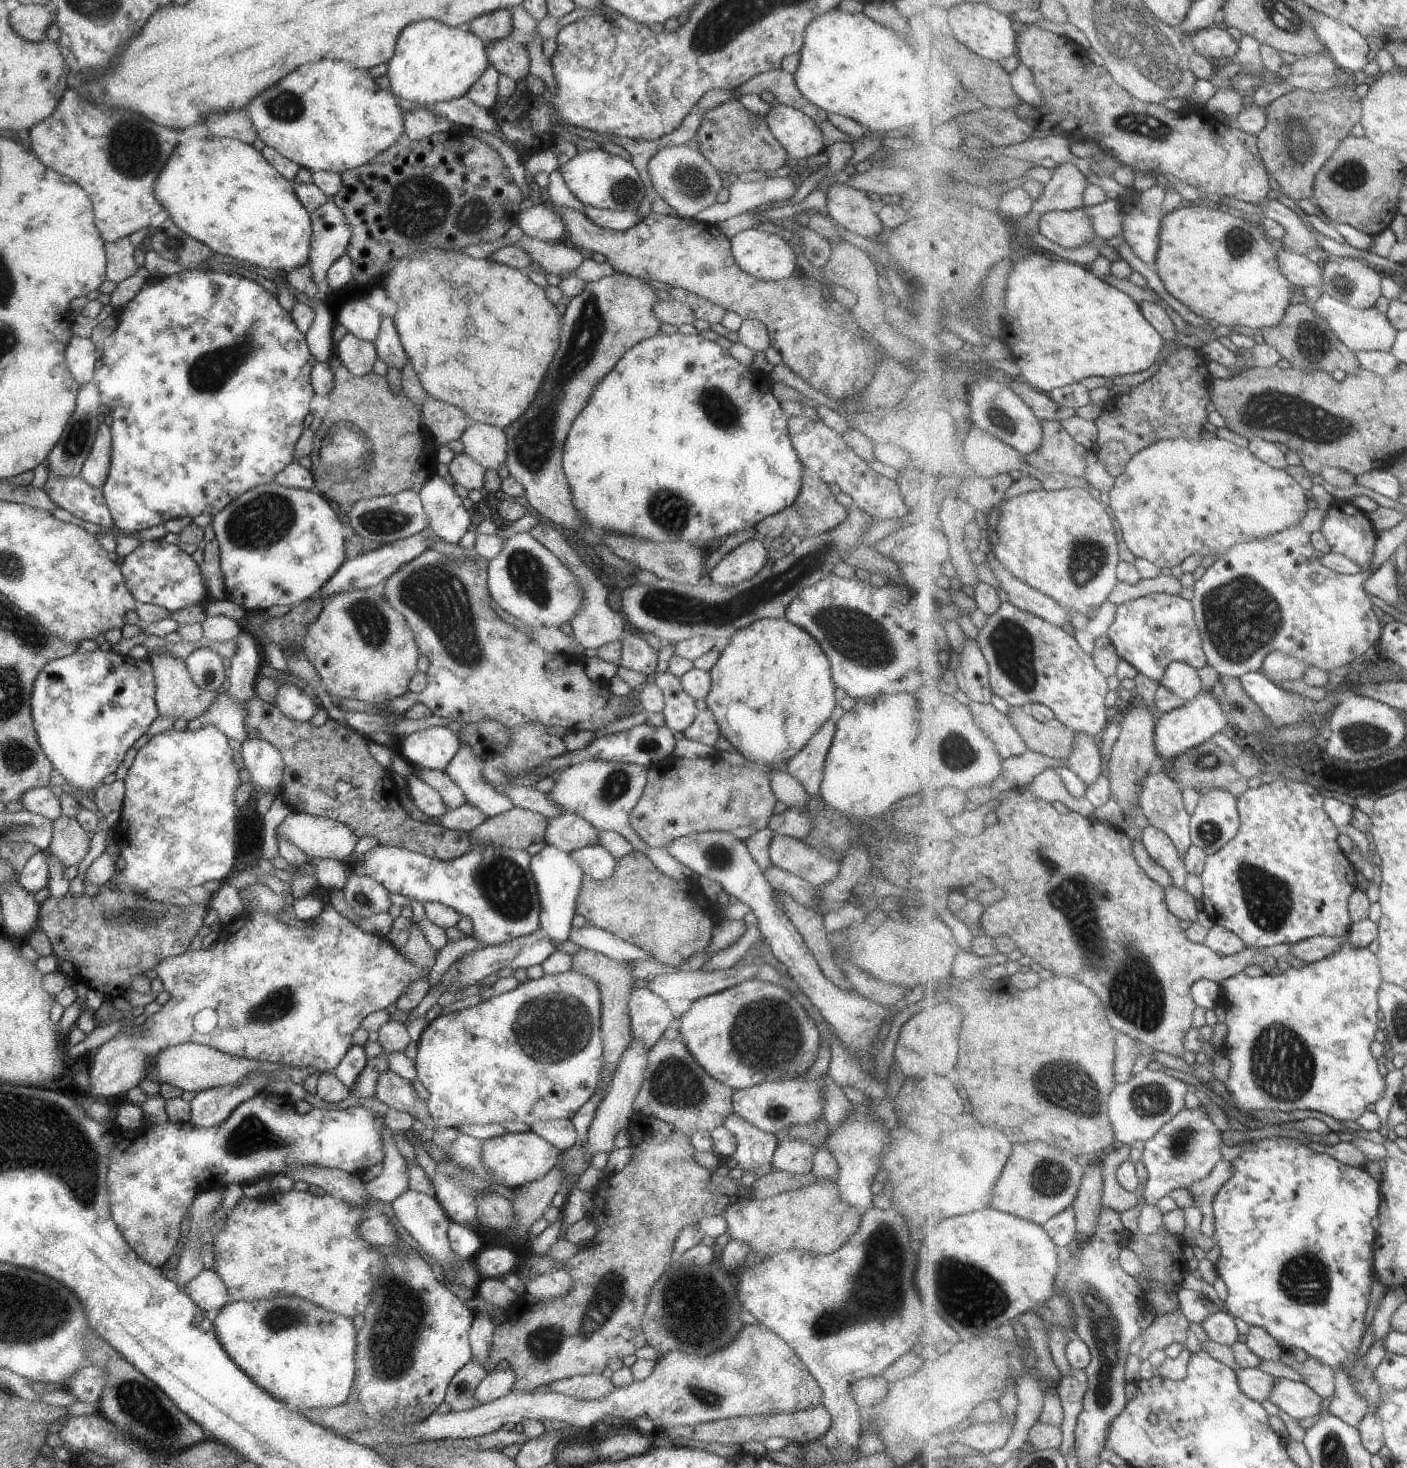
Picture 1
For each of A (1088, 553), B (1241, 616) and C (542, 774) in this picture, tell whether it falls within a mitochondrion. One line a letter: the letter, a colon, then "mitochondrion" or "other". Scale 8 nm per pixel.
A: mitochondrion
B: mitochondrion
C: other

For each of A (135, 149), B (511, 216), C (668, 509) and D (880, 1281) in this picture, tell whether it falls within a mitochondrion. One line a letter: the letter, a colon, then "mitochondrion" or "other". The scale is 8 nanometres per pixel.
A: mitochondrion
B: other
C: mitochondrion
D: mitochondrion

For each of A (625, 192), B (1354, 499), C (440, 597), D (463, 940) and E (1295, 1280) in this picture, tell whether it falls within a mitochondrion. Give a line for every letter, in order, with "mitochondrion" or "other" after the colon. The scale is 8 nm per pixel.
A: mitochondrion
B: other
C: mitochondrion
D: other
E: mitochondrion

